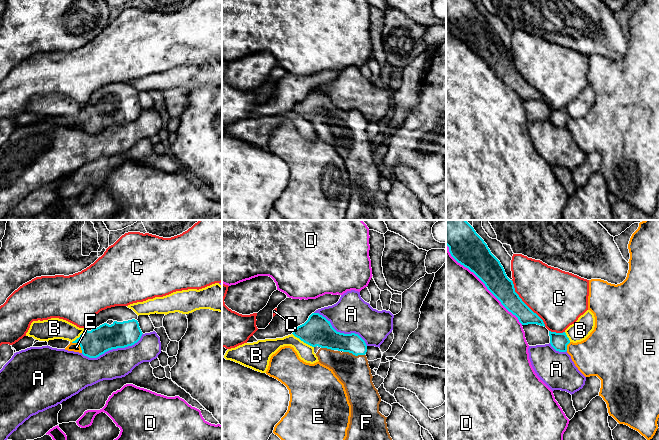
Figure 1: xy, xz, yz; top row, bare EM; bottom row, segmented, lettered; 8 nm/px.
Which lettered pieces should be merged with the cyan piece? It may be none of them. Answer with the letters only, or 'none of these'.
F

